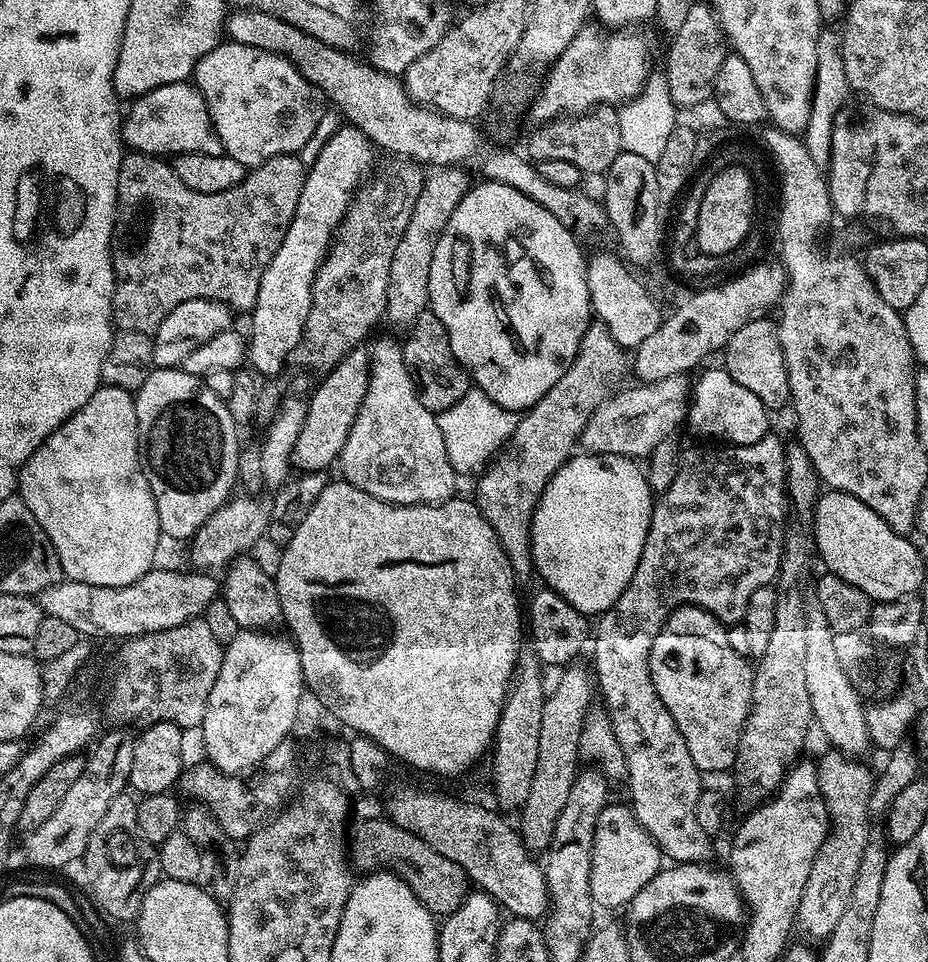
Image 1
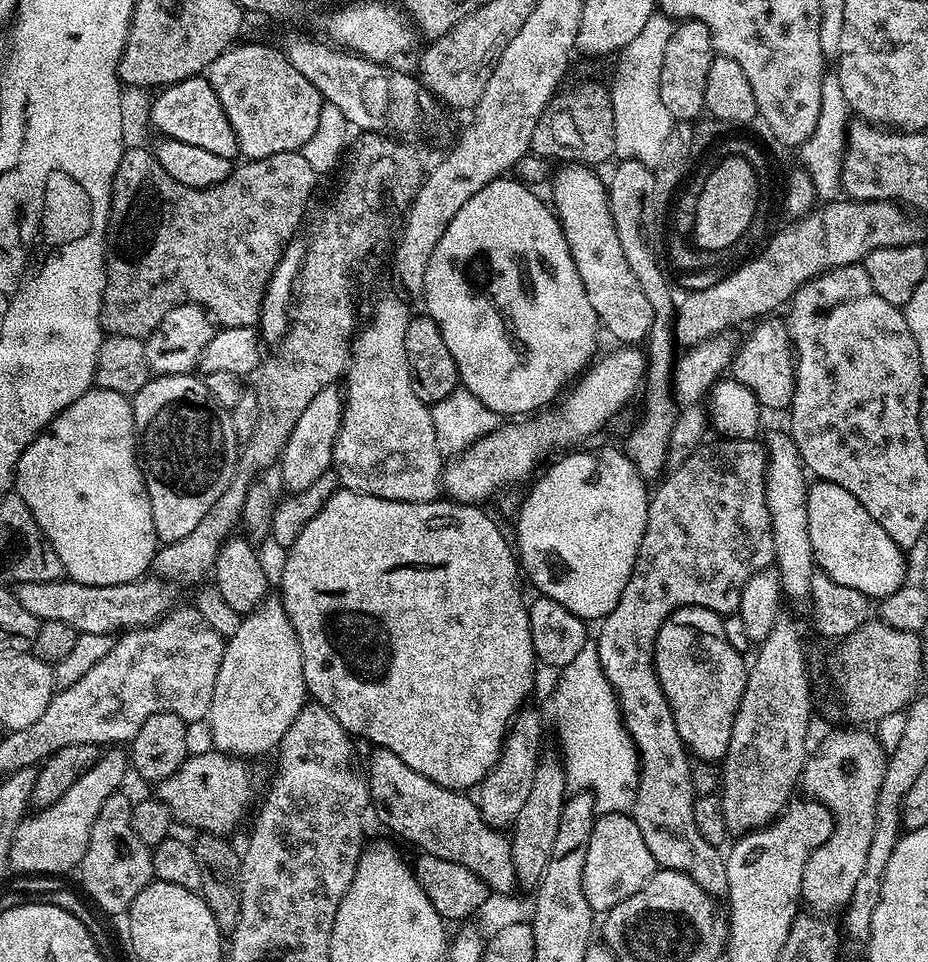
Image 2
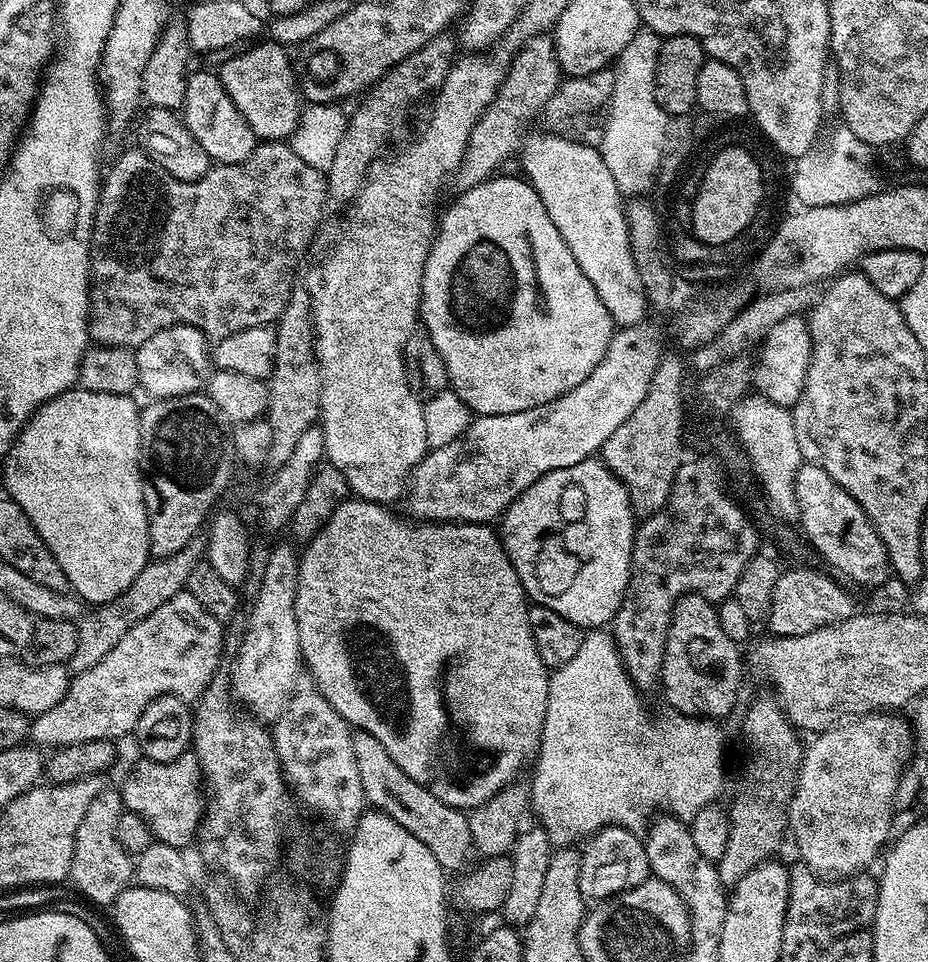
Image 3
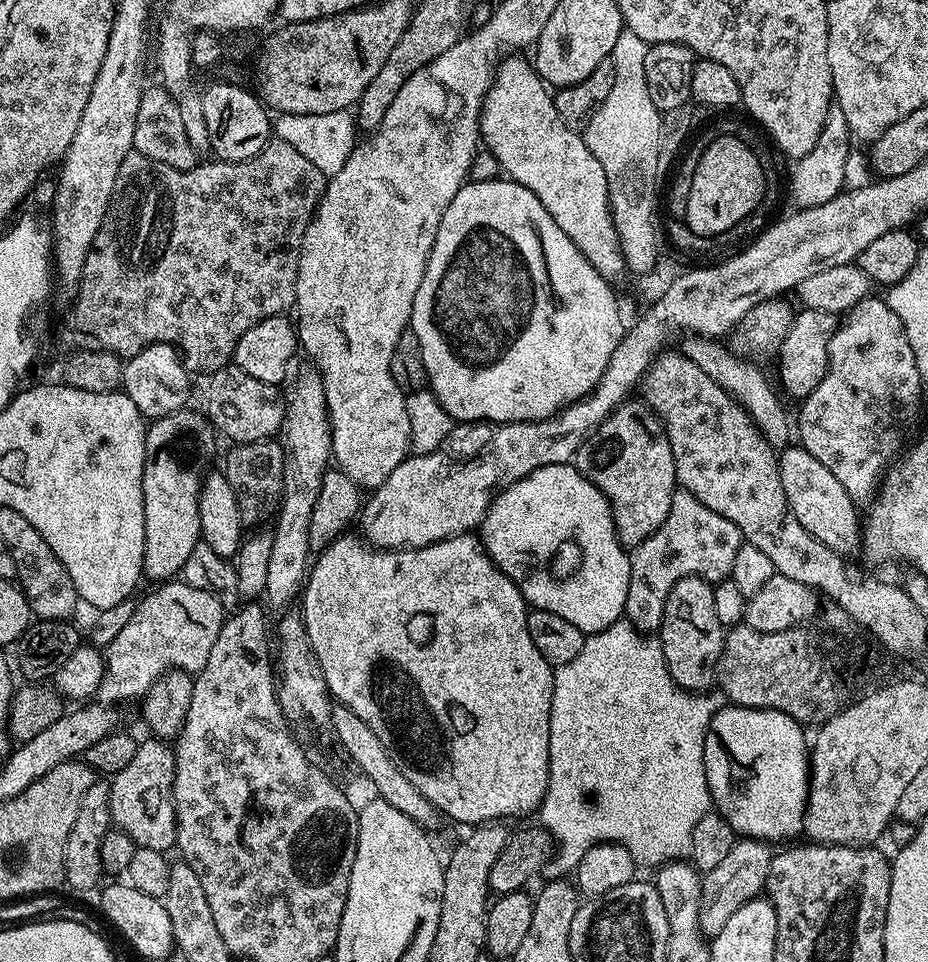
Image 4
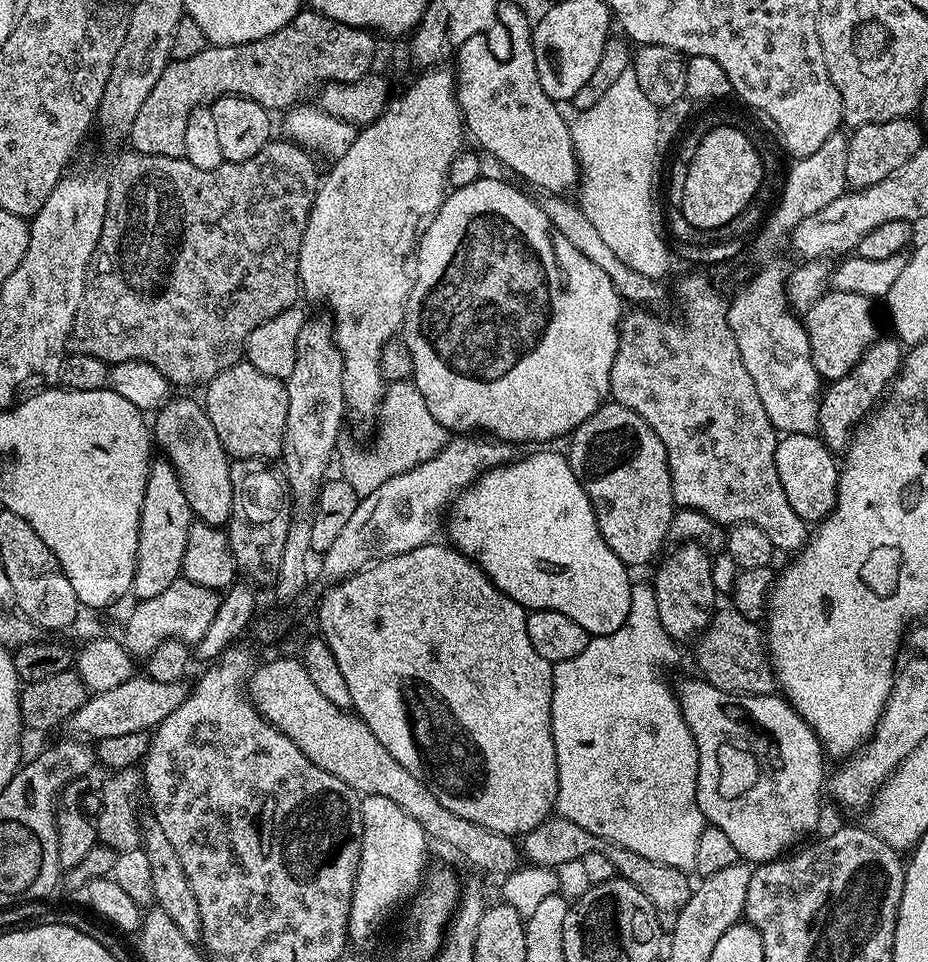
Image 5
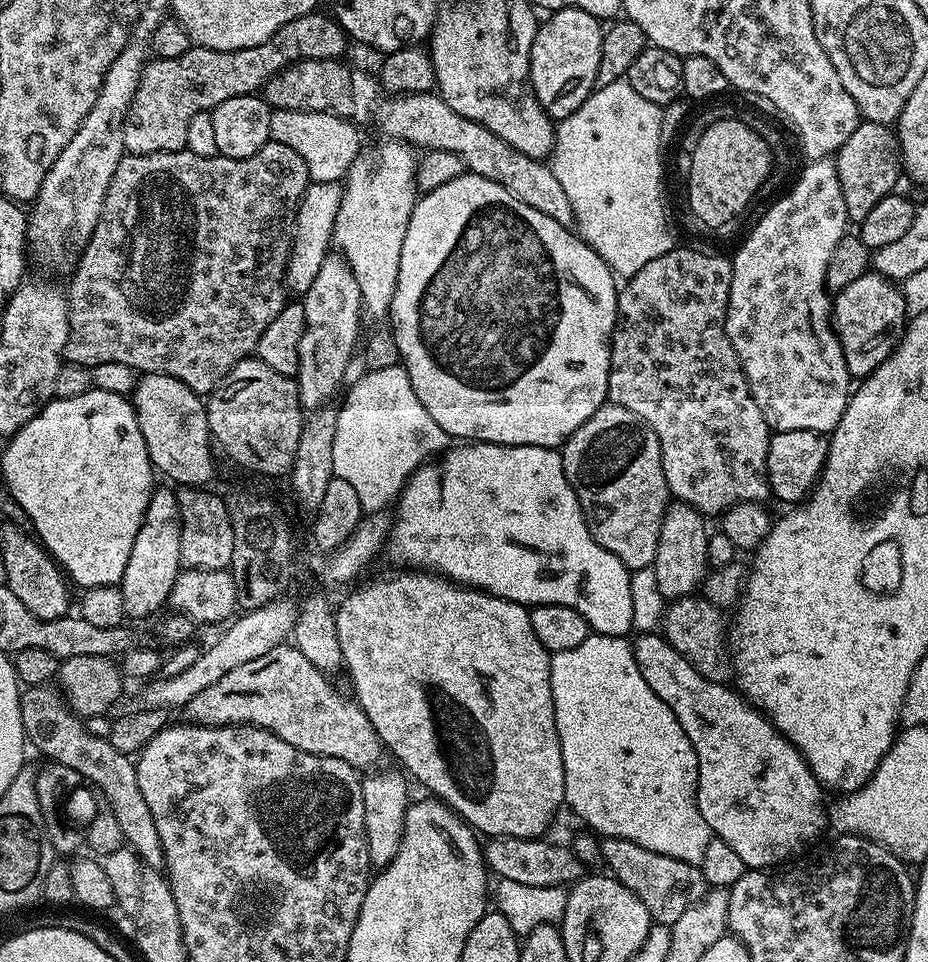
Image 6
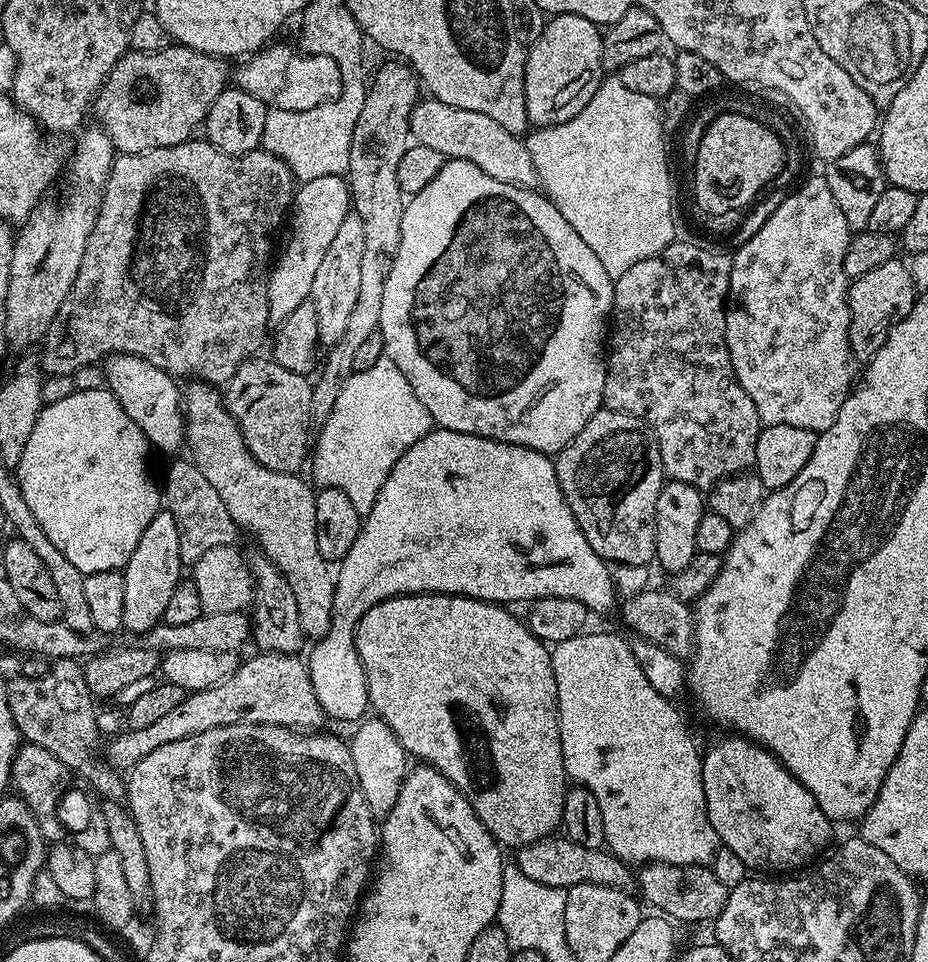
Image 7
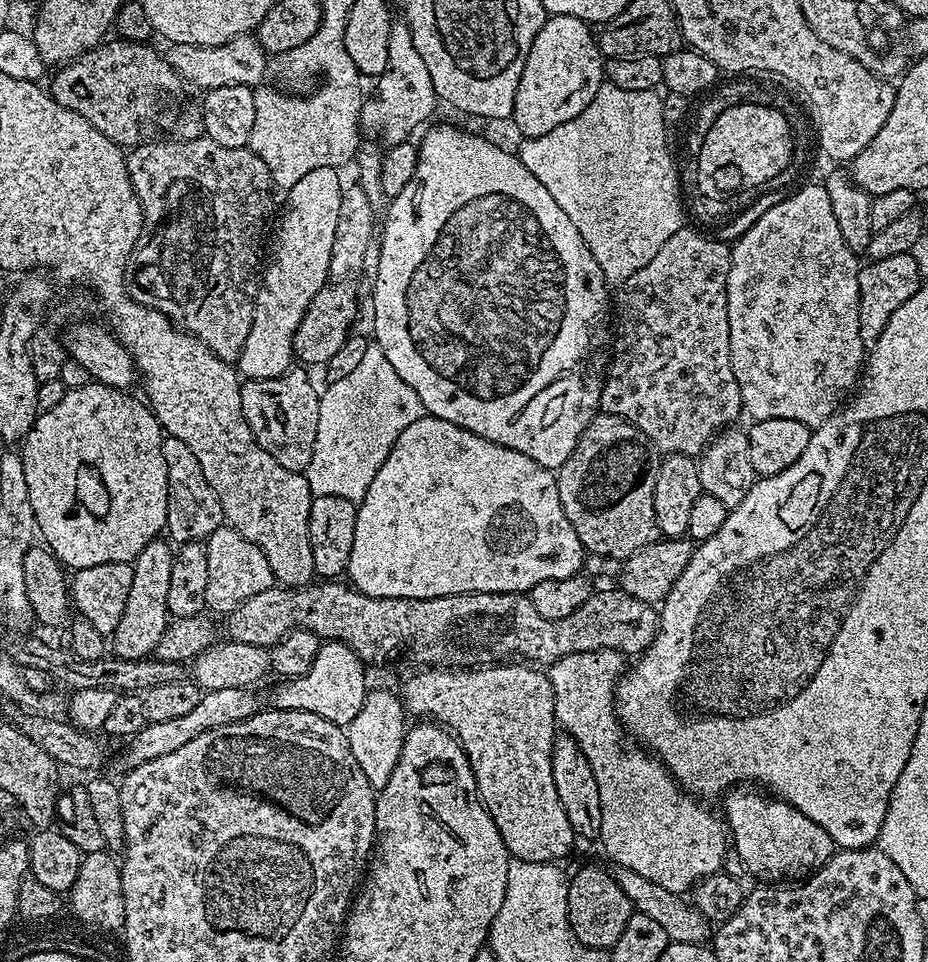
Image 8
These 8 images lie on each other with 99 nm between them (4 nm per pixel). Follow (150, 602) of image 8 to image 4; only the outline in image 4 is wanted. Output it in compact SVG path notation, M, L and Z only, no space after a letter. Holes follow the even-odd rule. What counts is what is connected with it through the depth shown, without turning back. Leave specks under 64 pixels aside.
M185 406L180 408L174 414L157 416L147 425L146 428L146 450L144 451L144 473L142 474L142 494L144 495L144 525L146 526L146 538L144 539L144 576L147 579L156 580L155 582L168 582L173 578L179 577L186 566L186 558L190 558L190 550L201 543L200 538L200 519L198 518L198 502L200 501L200 490L202 487L202 471L200 464L196 460L208 460L216 452L216 440L218 433L212 427L211 420L203 411L191 412L191 407Z

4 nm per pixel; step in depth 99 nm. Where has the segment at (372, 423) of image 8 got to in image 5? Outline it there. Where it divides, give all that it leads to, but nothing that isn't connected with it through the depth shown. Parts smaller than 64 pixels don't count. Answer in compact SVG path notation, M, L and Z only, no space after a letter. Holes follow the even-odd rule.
M394 380L385 387L384 397L380 400L379 420L380 433L368 449L345 443L338 452L339 475L354 486L360 497L374 494L374 490L378 490L382 482L394 478L394 474L409 472L414 466L434 458L450 439L448 429L430 414L426 398L422 398L418 386L411 380Z

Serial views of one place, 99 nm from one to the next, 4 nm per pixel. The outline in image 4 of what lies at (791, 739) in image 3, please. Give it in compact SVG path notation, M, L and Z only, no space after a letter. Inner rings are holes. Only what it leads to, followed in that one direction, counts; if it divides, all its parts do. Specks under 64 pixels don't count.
M740 838L730 849L730 854L714 870L703 873L700 885L700 930L705 937L717 936L726 921L743 904L757 899L765 891L773 849L765 841Z

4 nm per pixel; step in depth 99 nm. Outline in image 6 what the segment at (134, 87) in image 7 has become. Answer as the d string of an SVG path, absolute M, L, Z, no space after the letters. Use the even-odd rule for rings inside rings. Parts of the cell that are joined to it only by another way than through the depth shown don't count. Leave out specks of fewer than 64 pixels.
M317 10L294 18L282 26L266 42L253 48L242 50L210 50L193 46L178 58L153 59L144 68L142 78L138 82L138 90L130 102L128 116L124 119L124 146L133 156L150 154L151 152L182 152L189 147L188 131L192 128L196 116L211 113L226 98L235 96L251 96L259 93L270 78L274 78L282 69L288 68L300 60L340 60L344 47L350 44L349 37L343 28L332 19L331 15Z

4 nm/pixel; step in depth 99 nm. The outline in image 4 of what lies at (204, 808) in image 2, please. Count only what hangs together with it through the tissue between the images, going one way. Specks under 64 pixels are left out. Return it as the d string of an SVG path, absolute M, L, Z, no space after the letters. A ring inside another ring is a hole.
M155 738L141 739L134 750L134 758L124 767L118 770L116 776L111 777L108 793L110 794L109 812L112 815L112 824L120 828L135 842L137 848L149 848L164 852L167 844L174 840L174 821L176 811L172 808L172 793L170 785L176 769L176 756L173 749L167 743Z

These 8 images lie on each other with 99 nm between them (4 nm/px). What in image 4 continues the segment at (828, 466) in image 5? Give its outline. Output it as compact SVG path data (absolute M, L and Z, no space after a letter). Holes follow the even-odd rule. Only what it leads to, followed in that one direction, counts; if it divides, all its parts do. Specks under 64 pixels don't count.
M788 446L779 453L780 477L782 490L786 490L786 502L790 502L790 510L798 522L830 550L848 558L852 550L859 547L861 517L856 517L858 505L846 494L846 486L830 474L829 468L822 466L814 454L810 454L799 446Z

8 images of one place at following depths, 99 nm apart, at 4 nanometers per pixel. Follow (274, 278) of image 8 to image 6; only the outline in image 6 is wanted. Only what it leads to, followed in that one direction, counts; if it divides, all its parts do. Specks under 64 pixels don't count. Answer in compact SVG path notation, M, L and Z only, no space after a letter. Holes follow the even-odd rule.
M309 183L298 206L296 226L292 230L292 253L288 256L288 265L284 271L284 286L289 293L303 294L310 290L314 278L318 278L318 270L322 270L322 262L330 255L333 247L334 222L338 218L341 202L342 188L339 183Z

